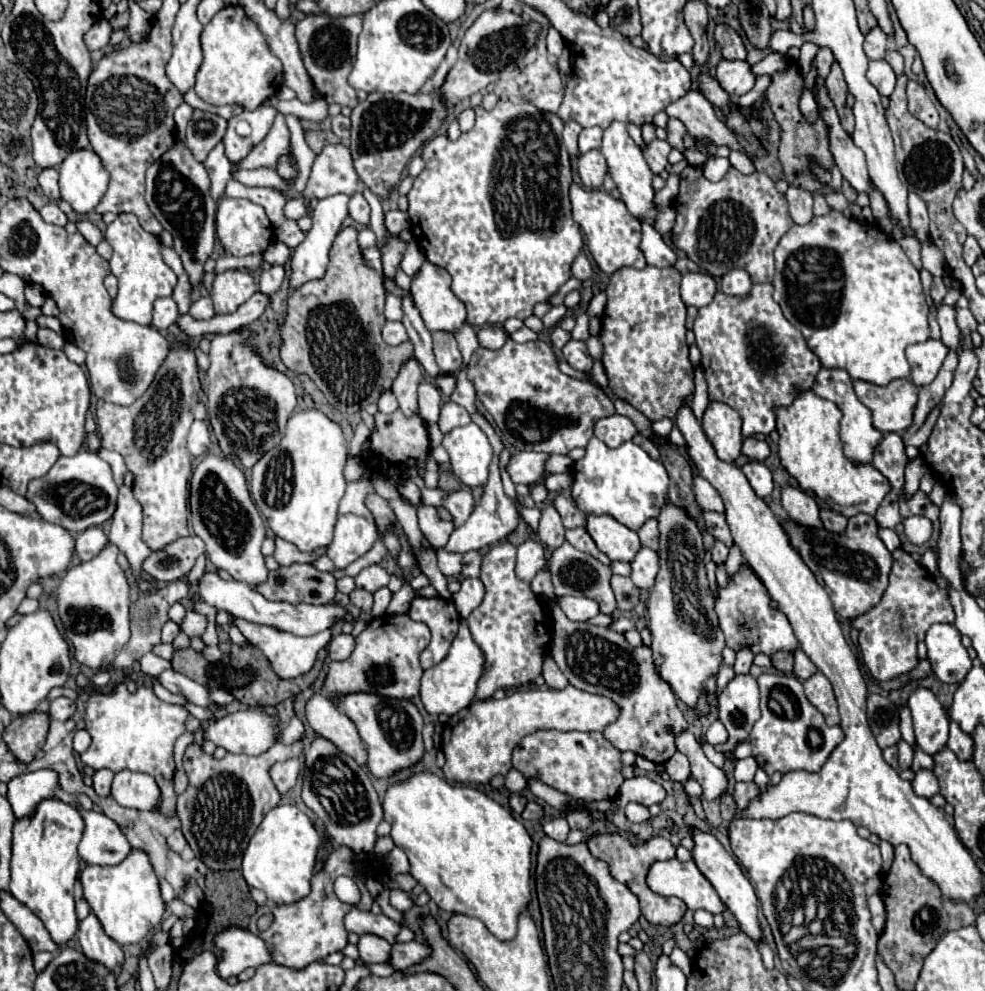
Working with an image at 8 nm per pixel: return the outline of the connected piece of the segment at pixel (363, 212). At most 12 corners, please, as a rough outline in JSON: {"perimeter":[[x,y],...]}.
{"perimeter":[[363,194],[349,200],[349,216],[361,226],[369,224],[369,204]]}

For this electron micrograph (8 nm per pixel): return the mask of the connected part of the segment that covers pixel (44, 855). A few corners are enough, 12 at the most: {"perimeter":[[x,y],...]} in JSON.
{"perimeter":[[43,800],[13,826],[9,892],[57,946],[77,932],[83,818]]}

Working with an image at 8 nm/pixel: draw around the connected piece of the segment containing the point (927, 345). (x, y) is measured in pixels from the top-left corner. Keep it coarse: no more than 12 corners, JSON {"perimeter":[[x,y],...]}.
{"perimeter":[[941,340],[907,348],[915,386],[935,380],[947,356]]}

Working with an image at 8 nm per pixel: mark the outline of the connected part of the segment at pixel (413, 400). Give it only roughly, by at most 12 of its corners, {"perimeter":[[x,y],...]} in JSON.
{"perimeter":[[415,356],[405,360],[391,390],[399,408],[417,412],[423,370]]}

